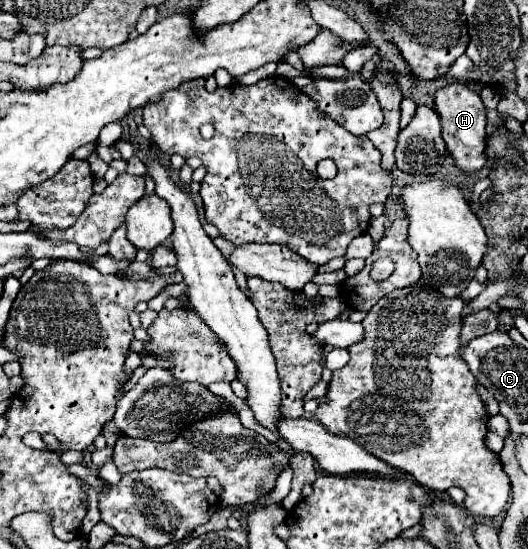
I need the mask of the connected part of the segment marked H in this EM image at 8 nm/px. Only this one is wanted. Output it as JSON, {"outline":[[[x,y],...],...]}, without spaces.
{"outline":[[[450,84],[436,94],[436,112],[442,118],[442,138],[454,166],[466,174],[478,172],[486,164],[486,108],[480,96],[464,84]]]}

